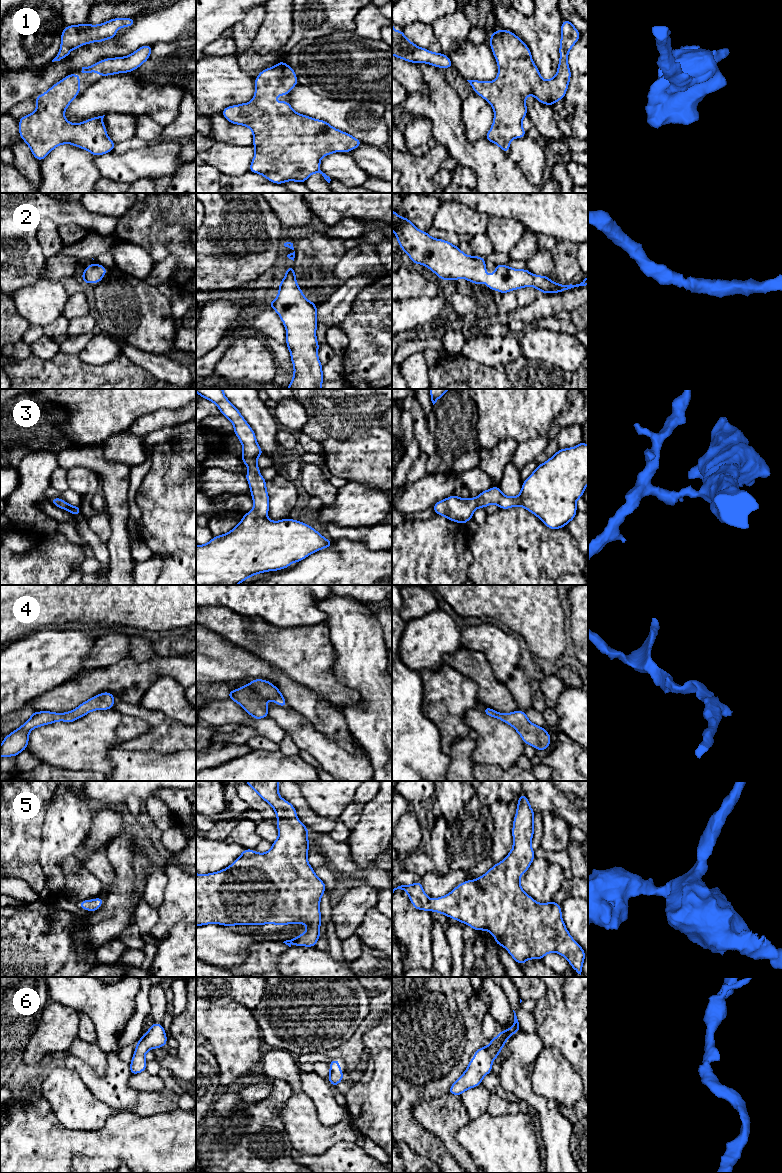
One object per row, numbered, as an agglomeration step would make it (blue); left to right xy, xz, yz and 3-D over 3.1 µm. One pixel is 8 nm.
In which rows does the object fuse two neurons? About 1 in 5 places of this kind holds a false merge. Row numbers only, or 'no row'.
no row

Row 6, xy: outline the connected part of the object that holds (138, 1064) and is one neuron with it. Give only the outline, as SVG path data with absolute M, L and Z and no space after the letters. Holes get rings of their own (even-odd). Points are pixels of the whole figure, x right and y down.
M154 1022L136 1044L133 1058L130 1063L131 1075L146 1071L146 1052L155 1048L166 1047L166 1042L167 1035L162 1024Z

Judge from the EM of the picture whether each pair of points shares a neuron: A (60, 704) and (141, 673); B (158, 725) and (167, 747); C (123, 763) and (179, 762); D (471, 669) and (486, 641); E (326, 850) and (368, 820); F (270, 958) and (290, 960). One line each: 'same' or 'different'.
A: same
B: same
C: same
D: different
E: different
F: different

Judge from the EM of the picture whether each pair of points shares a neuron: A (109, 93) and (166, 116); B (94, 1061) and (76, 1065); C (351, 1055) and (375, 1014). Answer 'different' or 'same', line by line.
A: same
B: different
C: same

